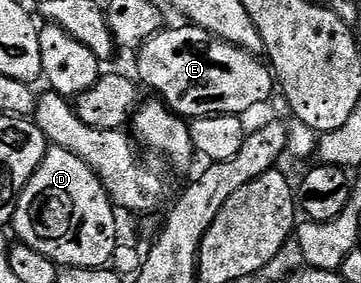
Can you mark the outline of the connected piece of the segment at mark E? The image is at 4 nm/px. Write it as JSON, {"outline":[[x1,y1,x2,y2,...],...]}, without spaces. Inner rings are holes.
{"outline":[[183,25,176,27,173,31,161,29,152,38,144,42,139,48,136,59,136,71,140,74,139,82,157,91,159,98,175,114,185,120,201,119,207,115,239,115,243,116,244,111,264,103,274,91,274,75,269,64,258,58,255,54,241,50,229,43,223,43,220,39,213,39,211,33,203,31,201,27]]}

